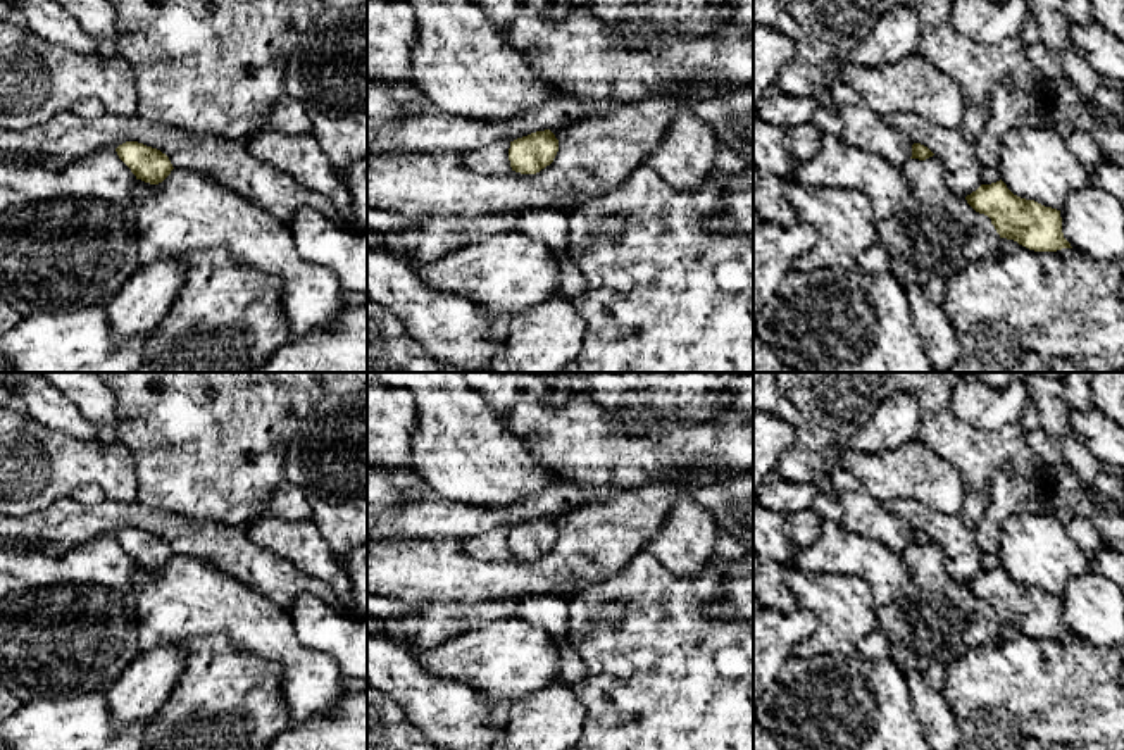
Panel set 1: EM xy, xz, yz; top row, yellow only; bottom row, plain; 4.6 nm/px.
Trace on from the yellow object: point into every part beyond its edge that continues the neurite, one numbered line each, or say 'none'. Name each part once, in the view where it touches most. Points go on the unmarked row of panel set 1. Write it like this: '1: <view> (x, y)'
none

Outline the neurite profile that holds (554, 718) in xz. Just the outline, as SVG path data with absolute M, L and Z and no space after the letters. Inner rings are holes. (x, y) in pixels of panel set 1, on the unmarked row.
M553 683L510 707L509 750L572 750L581 741L588 710L572 684Z

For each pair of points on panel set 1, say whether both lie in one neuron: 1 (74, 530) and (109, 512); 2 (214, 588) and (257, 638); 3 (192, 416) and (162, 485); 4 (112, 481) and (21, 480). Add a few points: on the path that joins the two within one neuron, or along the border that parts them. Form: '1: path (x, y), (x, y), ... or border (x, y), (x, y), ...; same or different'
1: path (83, 523), (100, 519); same
2: path (226, 600), (252, 626); same
3: path (192, 433), (188, 459), (180, 468); same
4: path (90, 473), (43, 473); same

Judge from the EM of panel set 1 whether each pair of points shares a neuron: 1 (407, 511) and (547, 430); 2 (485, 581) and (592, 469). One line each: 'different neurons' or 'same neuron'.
1: different neurons
2: different neurons

